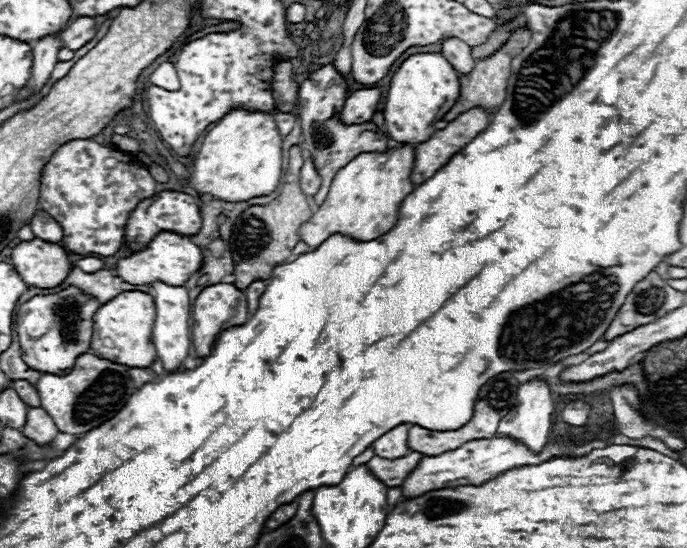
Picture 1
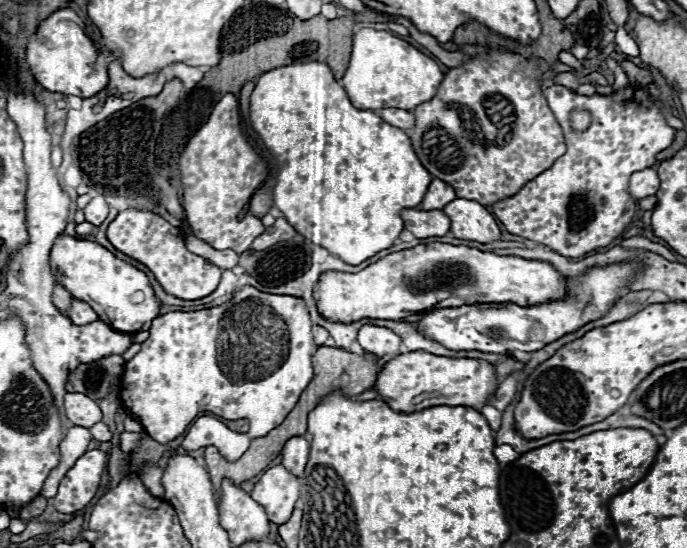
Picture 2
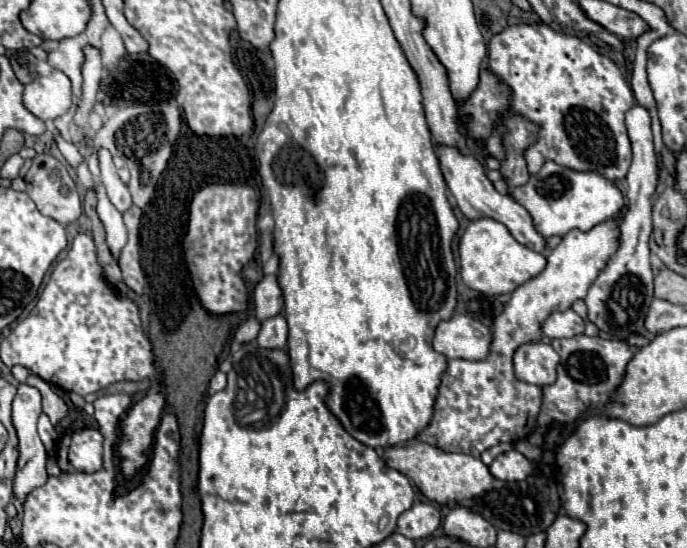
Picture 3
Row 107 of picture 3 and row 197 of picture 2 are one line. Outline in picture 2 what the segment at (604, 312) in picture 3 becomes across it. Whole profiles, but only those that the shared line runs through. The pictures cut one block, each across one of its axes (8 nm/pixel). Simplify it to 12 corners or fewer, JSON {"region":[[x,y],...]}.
{"region":[[654,168],[634,172],[634,200],[656,194],[660,180]]}

